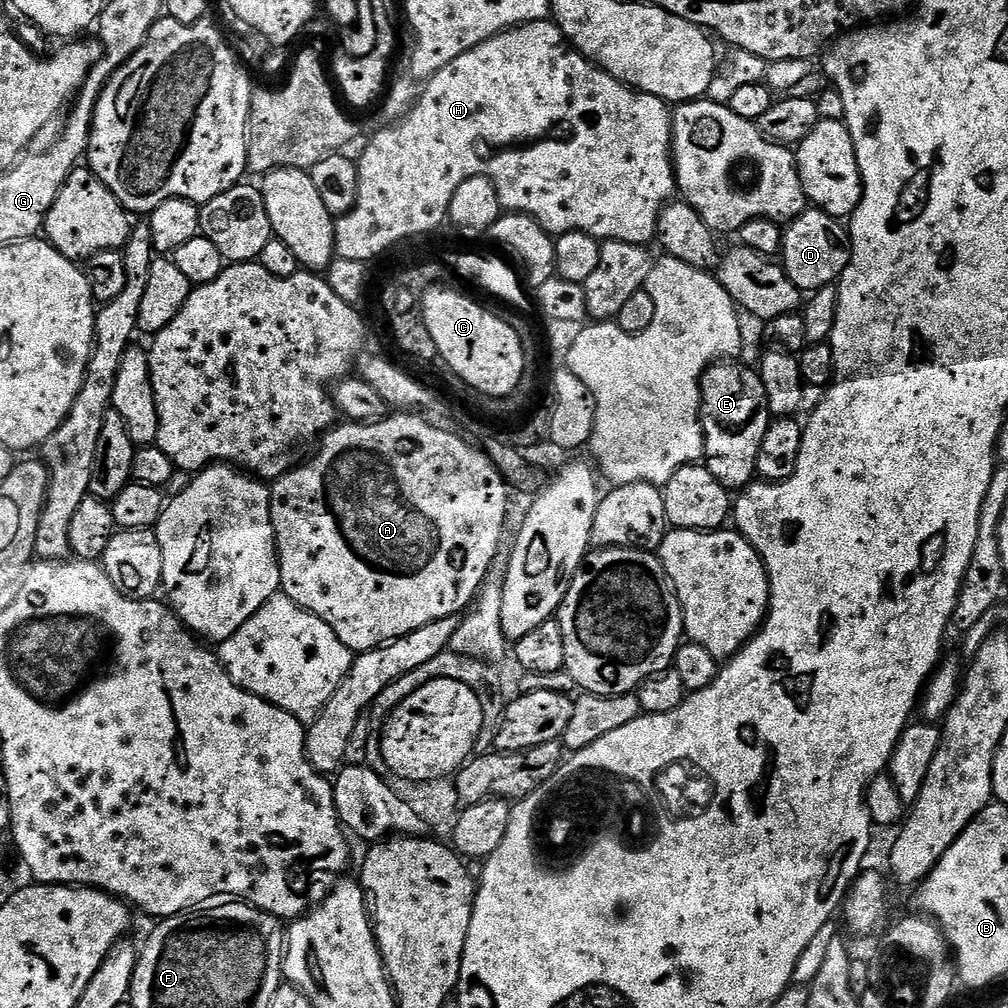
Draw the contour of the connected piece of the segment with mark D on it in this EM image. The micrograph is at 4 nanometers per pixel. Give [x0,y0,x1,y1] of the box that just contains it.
[780,208,852,294]

